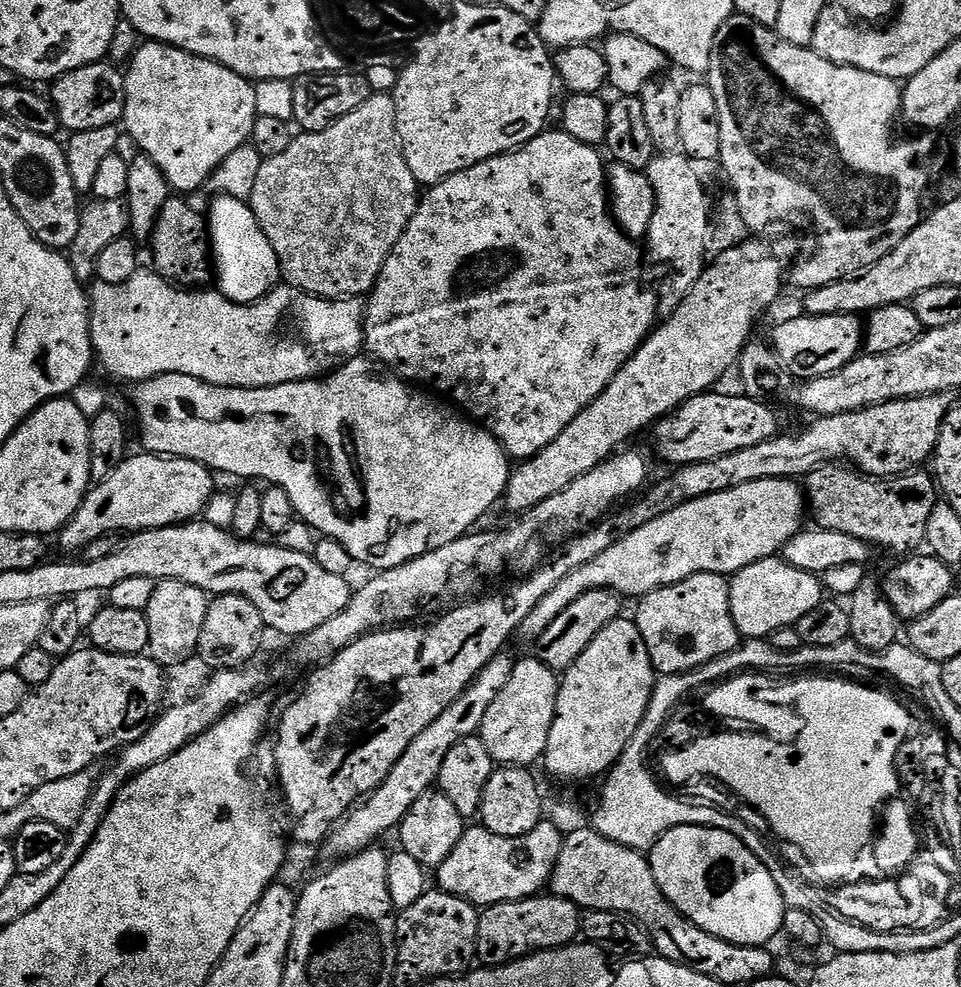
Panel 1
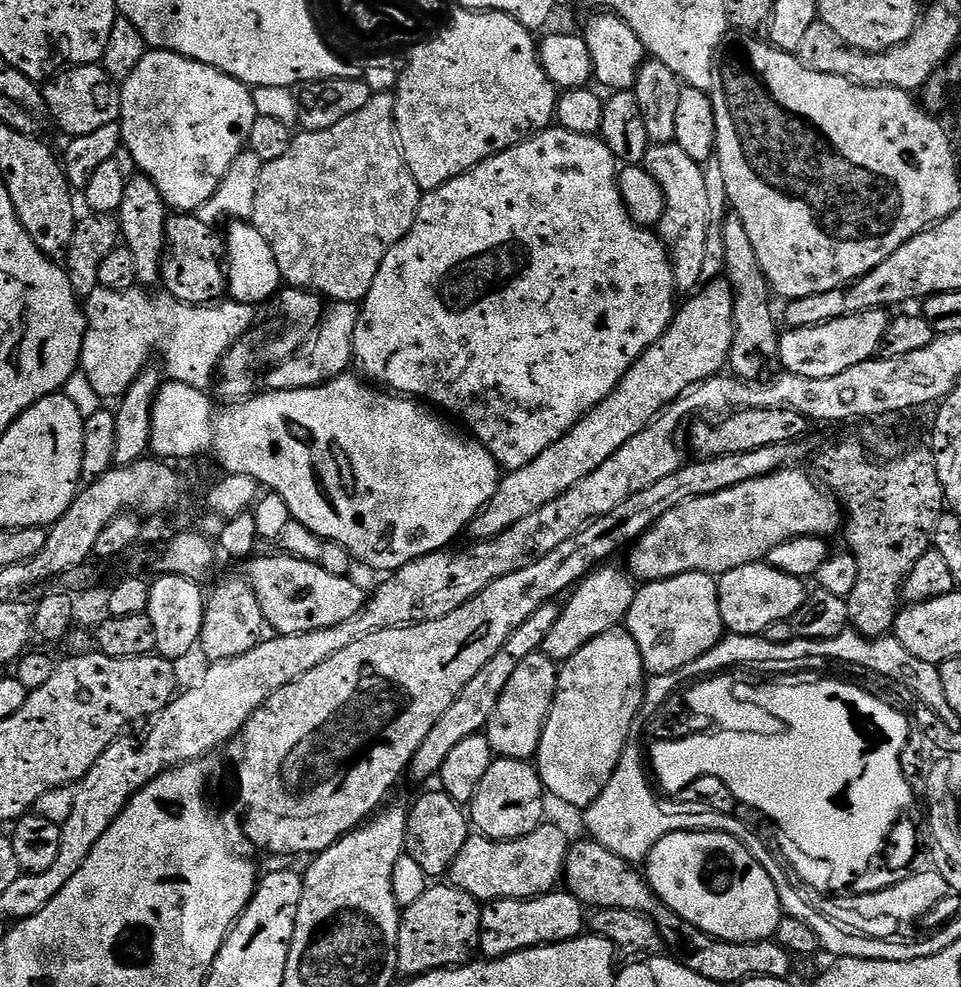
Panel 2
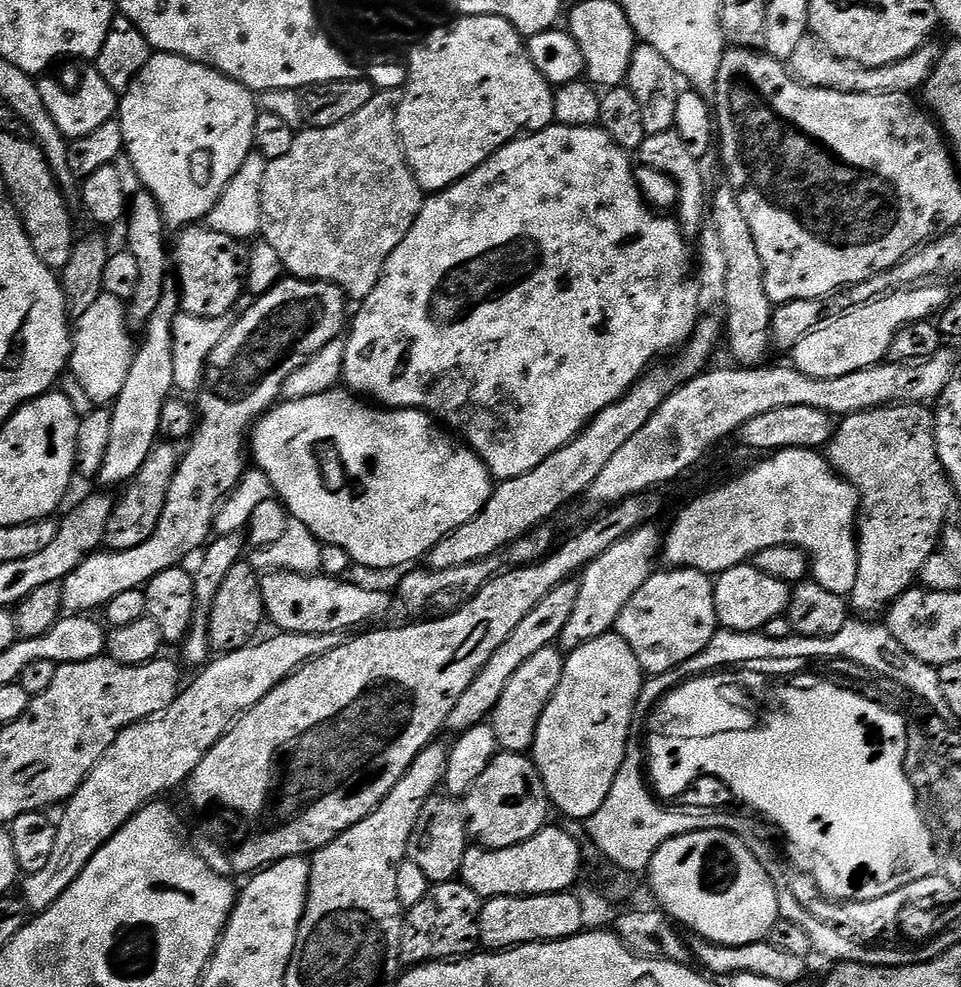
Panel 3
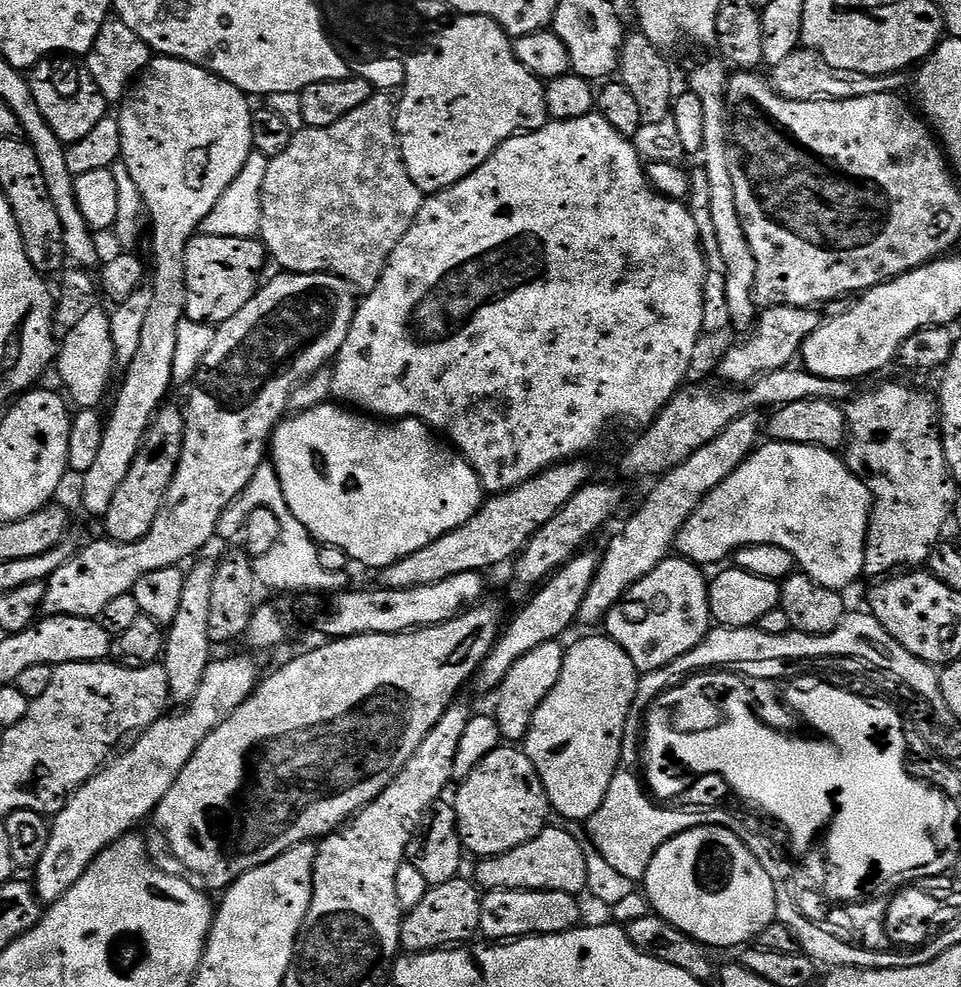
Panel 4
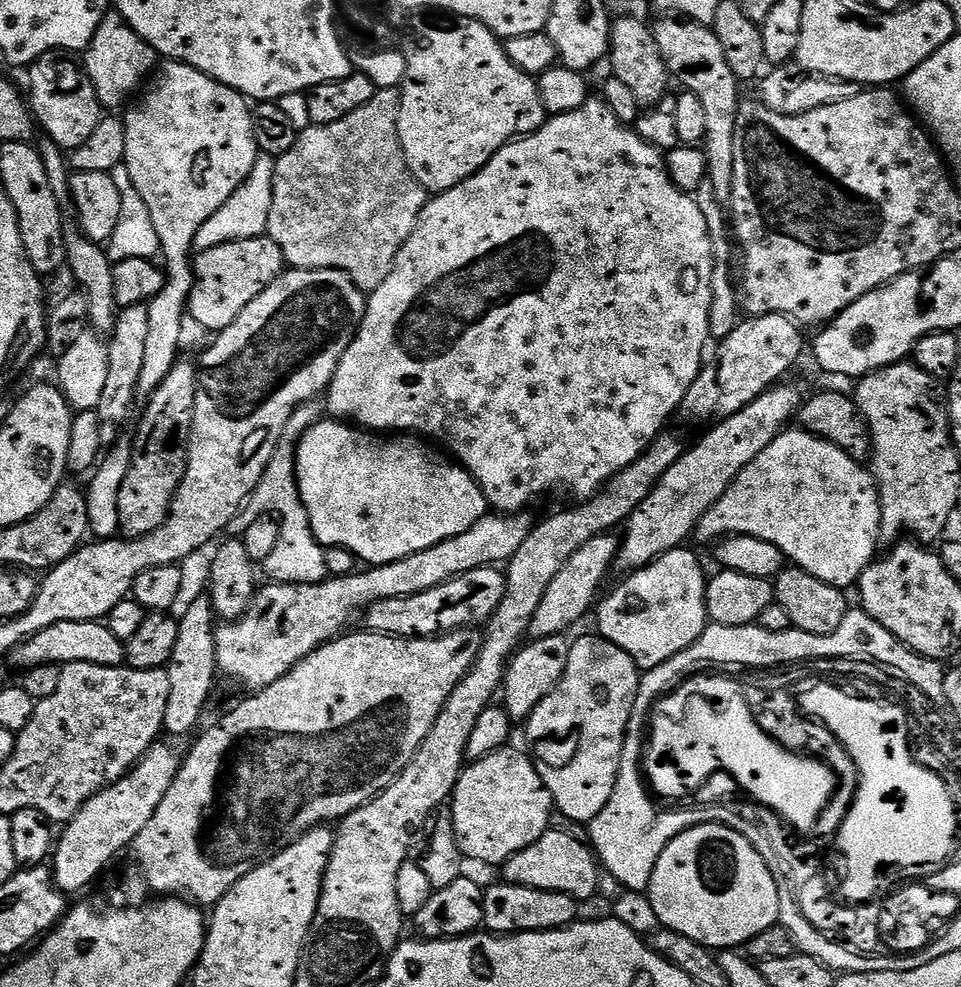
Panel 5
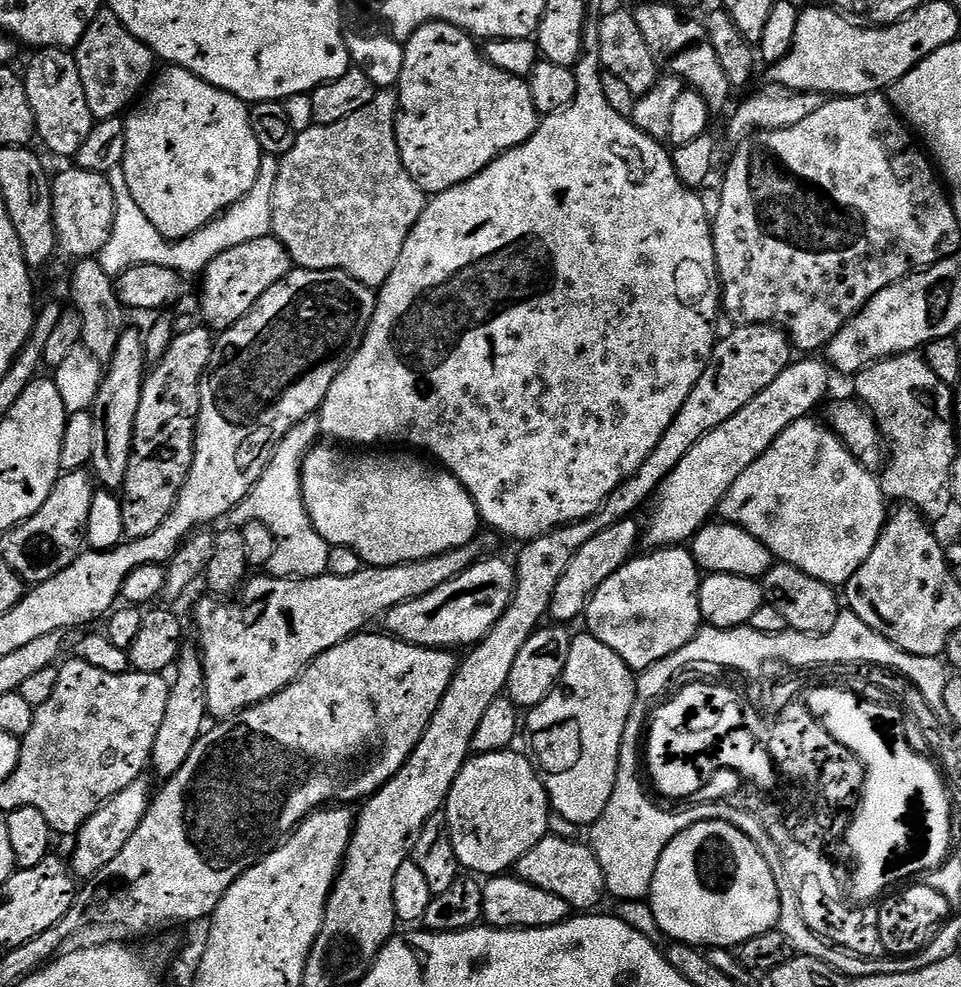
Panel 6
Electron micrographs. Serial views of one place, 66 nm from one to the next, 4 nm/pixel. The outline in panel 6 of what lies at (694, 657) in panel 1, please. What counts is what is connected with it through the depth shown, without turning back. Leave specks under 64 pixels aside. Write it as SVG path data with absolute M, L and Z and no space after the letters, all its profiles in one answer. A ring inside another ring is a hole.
M687 547L658 548L623 564L592 596L586 613L587 631L606 642L626 666L642 674L662 658L682 650L702 627L700 581L702 569Z

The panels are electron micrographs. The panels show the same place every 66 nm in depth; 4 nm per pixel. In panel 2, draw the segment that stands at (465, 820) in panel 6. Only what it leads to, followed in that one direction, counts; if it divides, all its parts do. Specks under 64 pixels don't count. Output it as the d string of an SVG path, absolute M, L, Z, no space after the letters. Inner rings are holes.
M493 759L470 805L471 827L479 835L489 836L492 840L522 838L545 823L544 800L544 783L540 781L539 771L529 761Z

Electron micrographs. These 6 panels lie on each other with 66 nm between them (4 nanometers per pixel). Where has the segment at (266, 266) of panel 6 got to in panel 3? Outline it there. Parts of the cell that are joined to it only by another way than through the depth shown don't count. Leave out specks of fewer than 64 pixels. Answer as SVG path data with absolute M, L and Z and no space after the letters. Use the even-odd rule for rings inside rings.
M197 222L194 224L189 224L188 227L179 229L175 233L174 243L170 248L170 256L174 261L174 280L176 276L175 283L178 285L178 291L180 293L180 307L185 313L189 316L194 316L196 318L210 318L211 320L222 320L225 319L229 314L228 311L235 306L236 303L240 300L240 295L245 295L246 292L246 281L248 278L248 254L249 249L247 247L243 248L238 241L234 238L235 235L231 231L226 234L218 234L218 230L210 230L203 223Z

